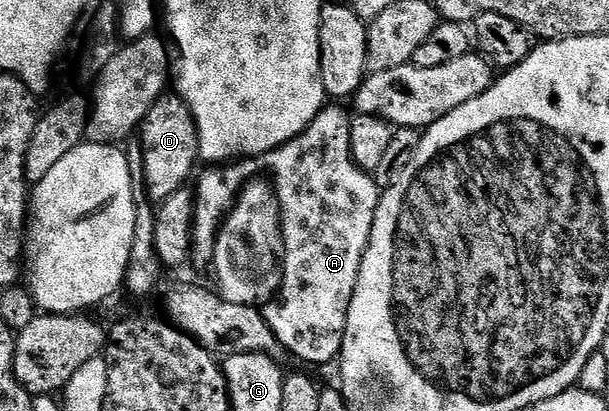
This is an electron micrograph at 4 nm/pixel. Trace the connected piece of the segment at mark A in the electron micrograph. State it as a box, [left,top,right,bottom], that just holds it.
[192,105,382,363]

